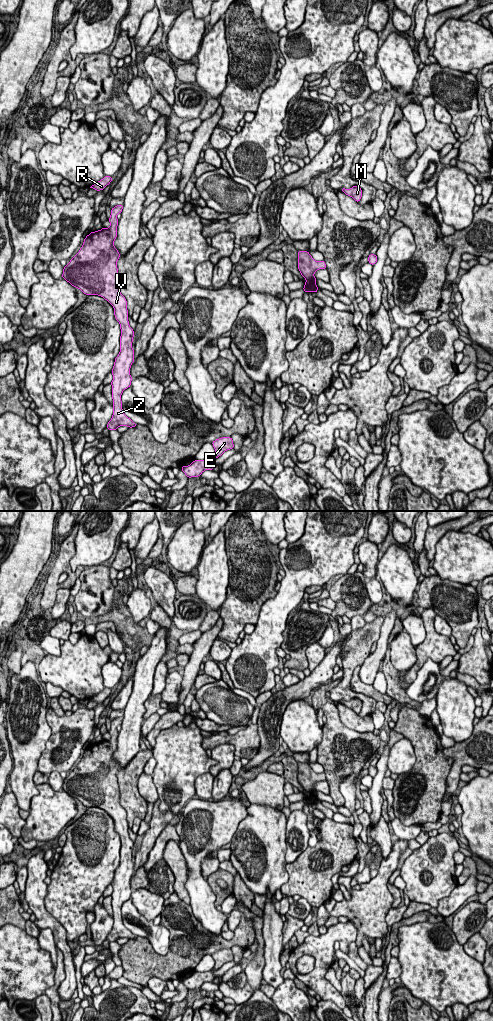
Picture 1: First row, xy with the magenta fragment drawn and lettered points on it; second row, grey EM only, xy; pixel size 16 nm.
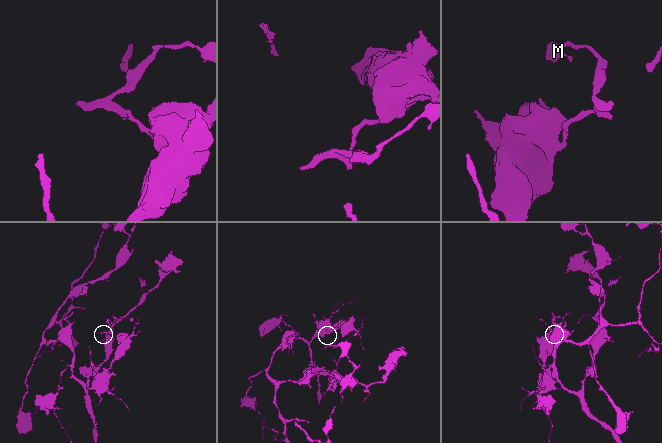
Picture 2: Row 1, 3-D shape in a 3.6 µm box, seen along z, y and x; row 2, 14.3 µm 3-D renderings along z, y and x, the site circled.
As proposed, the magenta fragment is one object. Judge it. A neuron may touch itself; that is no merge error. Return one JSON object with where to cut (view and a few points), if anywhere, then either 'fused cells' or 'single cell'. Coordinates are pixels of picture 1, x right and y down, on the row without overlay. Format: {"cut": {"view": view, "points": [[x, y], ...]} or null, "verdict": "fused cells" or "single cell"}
{"cut": {"view": "xy", "points": [[304, 798], [309, 802]]}, "verdict": "fused cells"}

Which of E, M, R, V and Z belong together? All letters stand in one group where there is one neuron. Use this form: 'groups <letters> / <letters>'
groups E R V Z / M

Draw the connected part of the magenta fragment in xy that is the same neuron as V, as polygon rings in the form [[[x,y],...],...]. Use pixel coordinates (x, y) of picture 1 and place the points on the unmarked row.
[[[123,716],[111,721],[109,740],[96,742],[86,748],[79,764],[63,780],[62,786],[62,790],[87,808],[98,807],[108,813],[113,818],[115,830],[120,836],[120,864],[115,870],[111,894],[114,922],[106,938],[110,943],[120,938],[137,938],[124,926],[121,913],[123,903],[131,898],[130,880],[134,874],[134,842],[128,833],[127,813],[119,802],[117,772],[120,766],[113,756],[117,750],[117,727],[122,725],[122,721]]]

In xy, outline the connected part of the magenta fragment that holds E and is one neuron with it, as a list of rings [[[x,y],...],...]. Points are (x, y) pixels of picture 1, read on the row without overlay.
[[[222,949],[216,951],[212,954],[212,957],[214,958],[215,965],[210,971],[195,972],[191,974],[190,977],[181,979],[182,983],[188,990],[198,989],[205,982],[213,982],[213,980],[216,978],[213,972],[221,968],[225,963],[233,961],[234,959],[231,949]]]

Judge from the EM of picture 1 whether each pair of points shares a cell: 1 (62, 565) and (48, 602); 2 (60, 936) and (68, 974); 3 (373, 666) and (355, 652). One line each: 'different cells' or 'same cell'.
1: same cell
2: same cell
3: different cells

